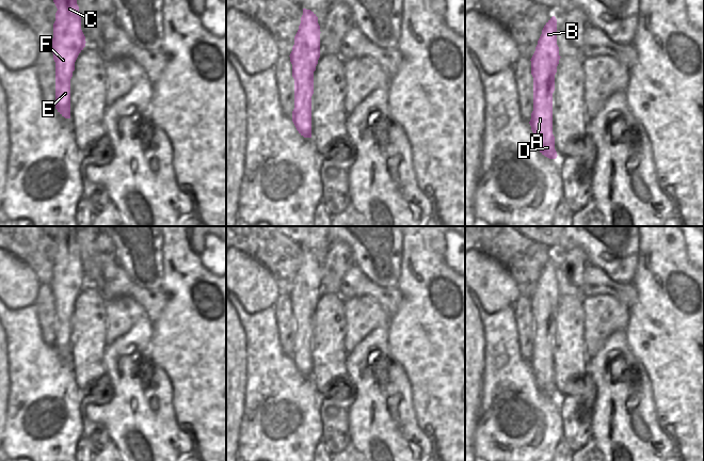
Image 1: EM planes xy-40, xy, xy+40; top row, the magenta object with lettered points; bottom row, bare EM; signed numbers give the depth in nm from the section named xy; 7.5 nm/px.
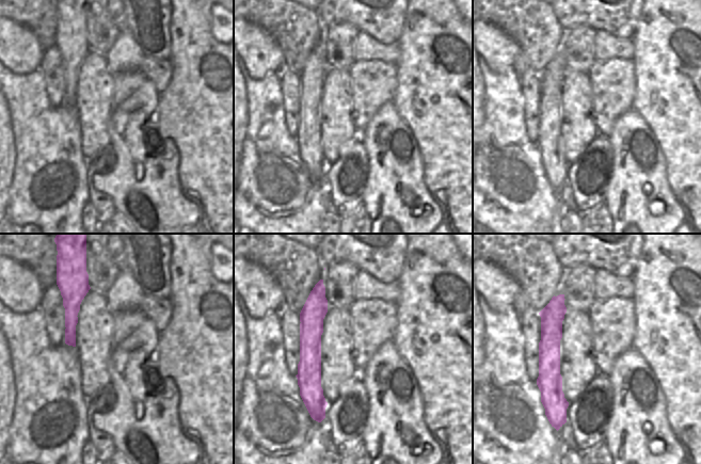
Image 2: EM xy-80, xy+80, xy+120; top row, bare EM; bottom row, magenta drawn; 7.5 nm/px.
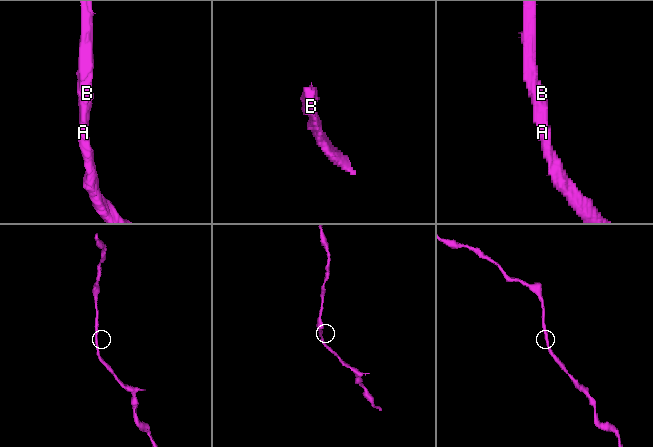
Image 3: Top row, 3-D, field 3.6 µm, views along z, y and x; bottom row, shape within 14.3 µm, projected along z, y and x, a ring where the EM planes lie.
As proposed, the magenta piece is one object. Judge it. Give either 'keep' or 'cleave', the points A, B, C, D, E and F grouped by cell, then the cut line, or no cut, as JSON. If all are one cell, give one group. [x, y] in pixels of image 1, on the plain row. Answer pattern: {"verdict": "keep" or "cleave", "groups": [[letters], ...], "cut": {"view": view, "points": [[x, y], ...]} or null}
{"verdict": "keep", "groups": [["A", "B", "C", "D", "E", "F"]], "cut": null}

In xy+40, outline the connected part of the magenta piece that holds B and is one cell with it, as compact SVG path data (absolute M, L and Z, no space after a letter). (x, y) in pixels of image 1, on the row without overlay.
M553 255L544 265L531 297L533 316L533 350L529 361L535 384L549 398L557 397L553 373L553 332L560 299L557 284L557 258Z

